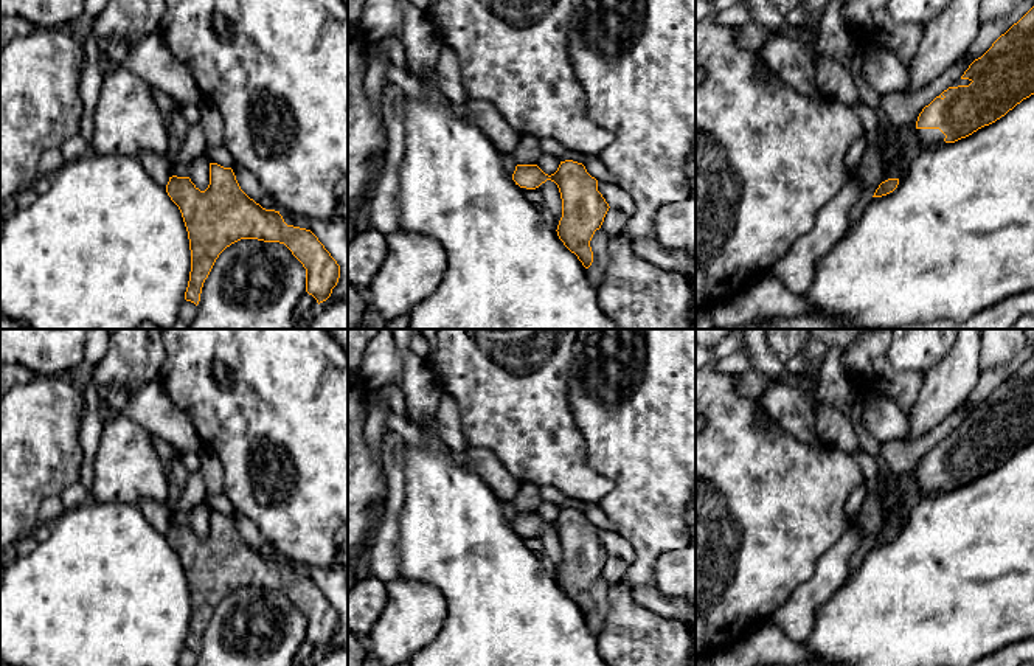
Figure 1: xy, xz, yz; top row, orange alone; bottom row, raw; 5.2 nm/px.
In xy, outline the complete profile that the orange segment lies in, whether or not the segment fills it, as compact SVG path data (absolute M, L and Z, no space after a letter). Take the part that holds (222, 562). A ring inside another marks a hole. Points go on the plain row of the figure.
M210 511L210 532L200 539L189 525L169 525L166 540L179 554L189 587L191 619L185 647L200 649L205 627L219 602L241 587L284 591L306 616L306 640L326 649L340 626L340 613L306 576L287 573L239 534L231 515Z

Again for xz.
M565 508L551 523L537 512L517 512L512 528L520 536L536 537L546 528L557 532L562 546L562 565L557 584L564 593L578 604L585 616L593 610L590 588L601 576L609 559L609 551L598 539L598 528L582 511Z

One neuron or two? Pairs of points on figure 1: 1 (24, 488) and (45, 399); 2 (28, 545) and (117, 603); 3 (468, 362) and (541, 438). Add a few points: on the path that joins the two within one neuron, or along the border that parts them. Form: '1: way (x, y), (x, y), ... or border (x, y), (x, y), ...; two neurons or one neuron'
1: way (24, 466), (24, 447), (39, 421); one neuron
2: border (39, 542), (28, 553), (16, 556); two neurons
3: way (486, 381), (525, 419); one neuron

